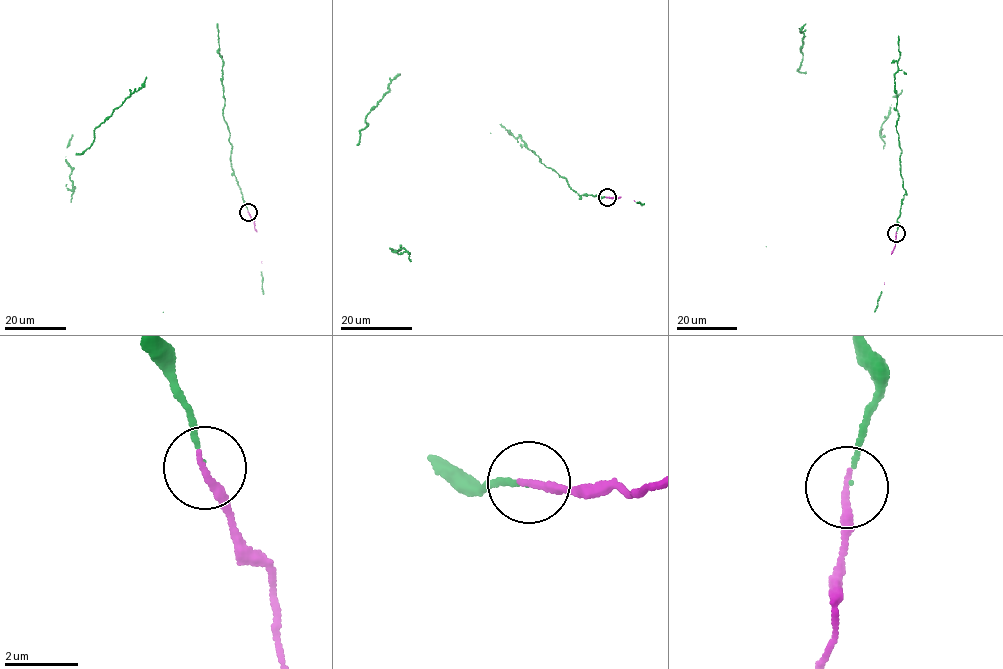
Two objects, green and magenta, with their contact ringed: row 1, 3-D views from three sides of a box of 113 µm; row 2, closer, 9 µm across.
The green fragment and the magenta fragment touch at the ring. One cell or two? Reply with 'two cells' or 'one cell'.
one cell

